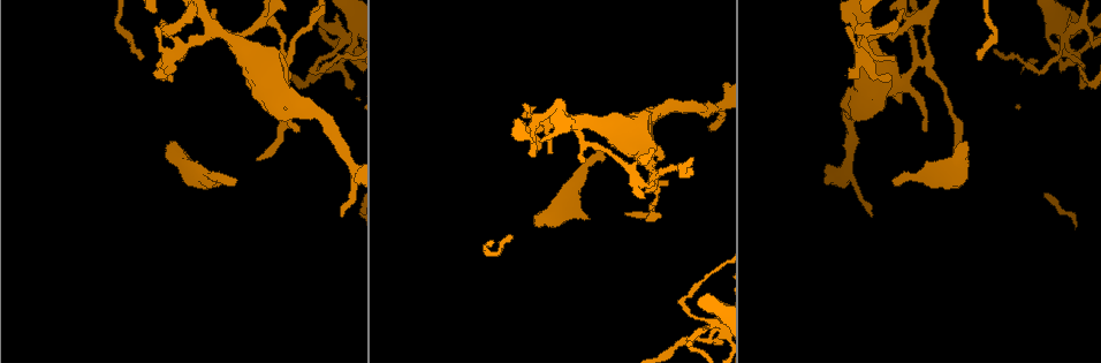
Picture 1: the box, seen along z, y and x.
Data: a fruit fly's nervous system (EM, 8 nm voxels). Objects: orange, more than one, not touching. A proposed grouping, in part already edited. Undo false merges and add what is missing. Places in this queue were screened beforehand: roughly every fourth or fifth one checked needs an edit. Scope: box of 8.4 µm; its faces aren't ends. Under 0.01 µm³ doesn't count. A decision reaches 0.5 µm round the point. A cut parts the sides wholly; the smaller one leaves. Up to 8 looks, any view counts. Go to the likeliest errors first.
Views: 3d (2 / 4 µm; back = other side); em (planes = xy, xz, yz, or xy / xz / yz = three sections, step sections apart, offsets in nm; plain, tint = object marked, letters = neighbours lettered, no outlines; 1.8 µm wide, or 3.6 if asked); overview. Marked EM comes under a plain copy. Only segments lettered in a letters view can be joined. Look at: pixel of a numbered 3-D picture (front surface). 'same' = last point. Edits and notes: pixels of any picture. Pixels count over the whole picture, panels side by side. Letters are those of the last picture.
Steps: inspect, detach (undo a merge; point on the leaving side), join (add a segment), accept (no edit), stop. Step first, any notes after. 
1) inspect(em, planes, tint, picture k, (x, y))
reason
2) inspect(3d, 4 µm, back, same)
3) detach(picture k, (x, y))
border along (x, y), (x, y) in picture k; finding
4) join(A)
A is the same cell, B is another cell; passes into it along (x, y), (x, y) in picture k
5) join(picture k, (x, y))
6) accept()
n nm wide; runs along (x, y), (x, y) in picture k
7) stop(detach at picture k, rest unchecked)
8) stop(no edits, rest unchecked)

inspect(em, planes, letters, picture 1, (603, 160))
an open end

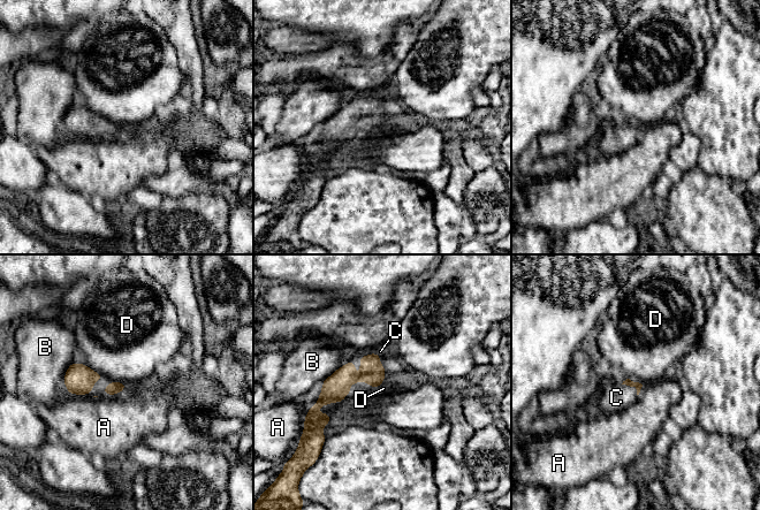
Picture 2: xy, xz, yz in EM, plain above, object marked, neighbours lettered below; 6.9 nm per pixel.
join(C)
C is the same cell, A, B and D are other cells; passes into it along (638, 386), (631, 386), (616, 397) in picture 2; the neuron continues

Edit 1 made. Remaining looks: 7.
inspect(overview)
see it whole again

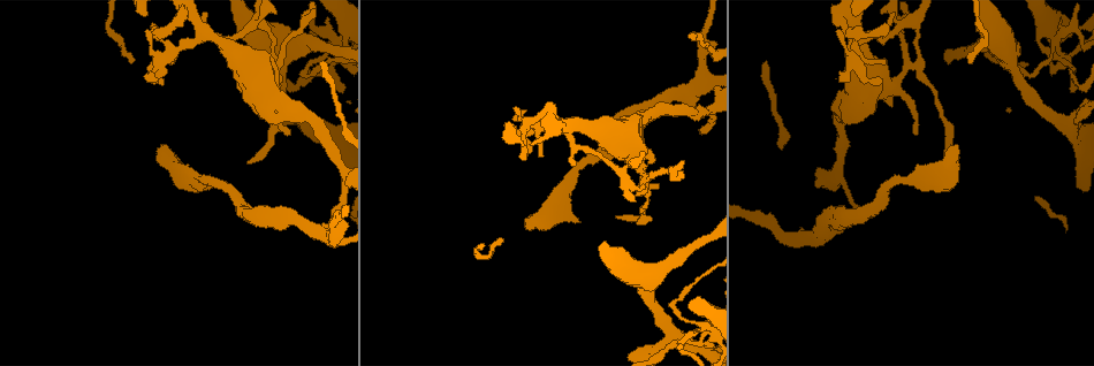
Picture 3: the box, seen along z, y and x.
inspect(3d, 4 µm, picture 3, (162, 146))

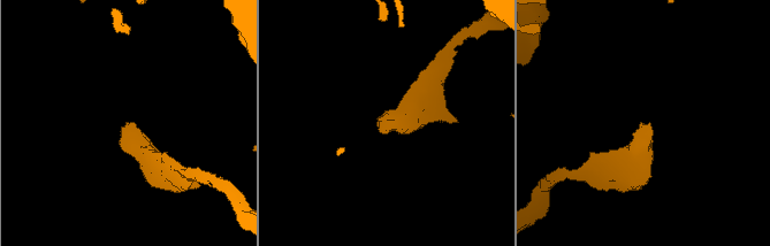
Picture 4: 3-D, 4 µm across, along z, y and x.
inspect(em, xy, step 8, tint, picture 4, (648, 126))

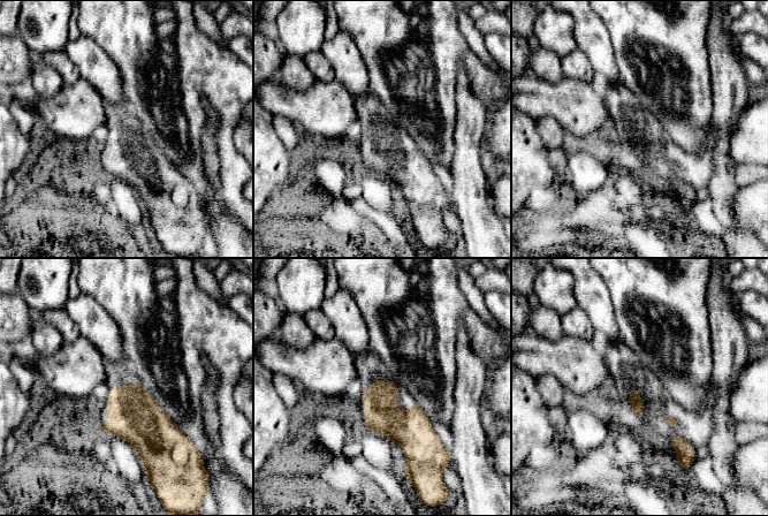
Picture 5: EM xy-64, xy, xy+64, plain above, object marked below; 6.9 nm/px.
inspect(em, planes, letters, same)
another direction

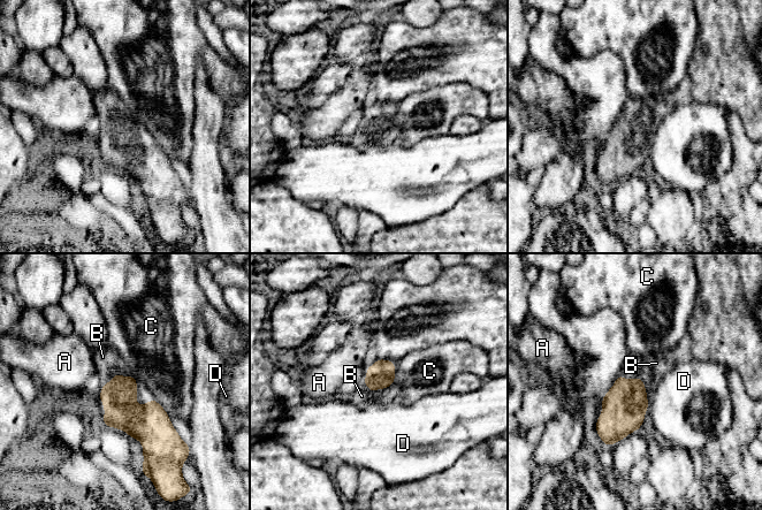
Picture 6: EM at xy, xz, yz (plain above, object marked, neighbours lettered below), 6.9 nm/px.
join(B)
B is the same cell, A, C and D are other cells; the neuron continues

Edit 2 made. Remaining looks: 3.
inspect(em, planes, letters, picture 3, (810, 239))
calibre changes

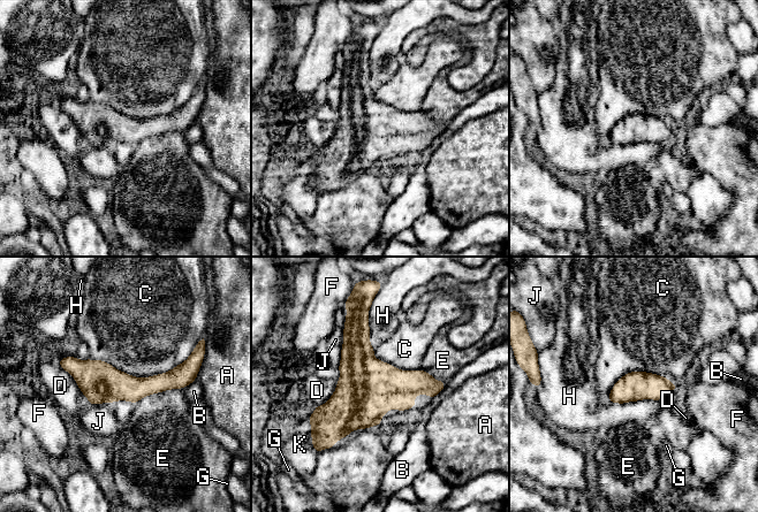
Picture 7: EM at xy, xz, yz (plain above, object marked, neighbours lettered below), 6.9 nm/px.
accept()
A, B, C, D, E, F, G, H, J and K are other cells; one neuron here

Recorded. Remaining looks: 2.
stop(join at picture 2, join at picture 6, rest unchecked)

